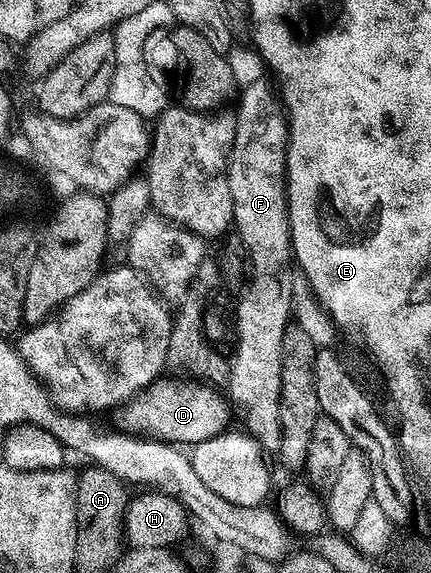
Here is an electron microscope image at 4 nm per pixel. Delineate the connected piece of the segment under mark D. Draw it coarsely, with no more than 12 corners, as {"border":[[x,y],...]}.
{"border":[[160,378],[130,401],[134,431],[194,446],[228,427],[206,383]]}

